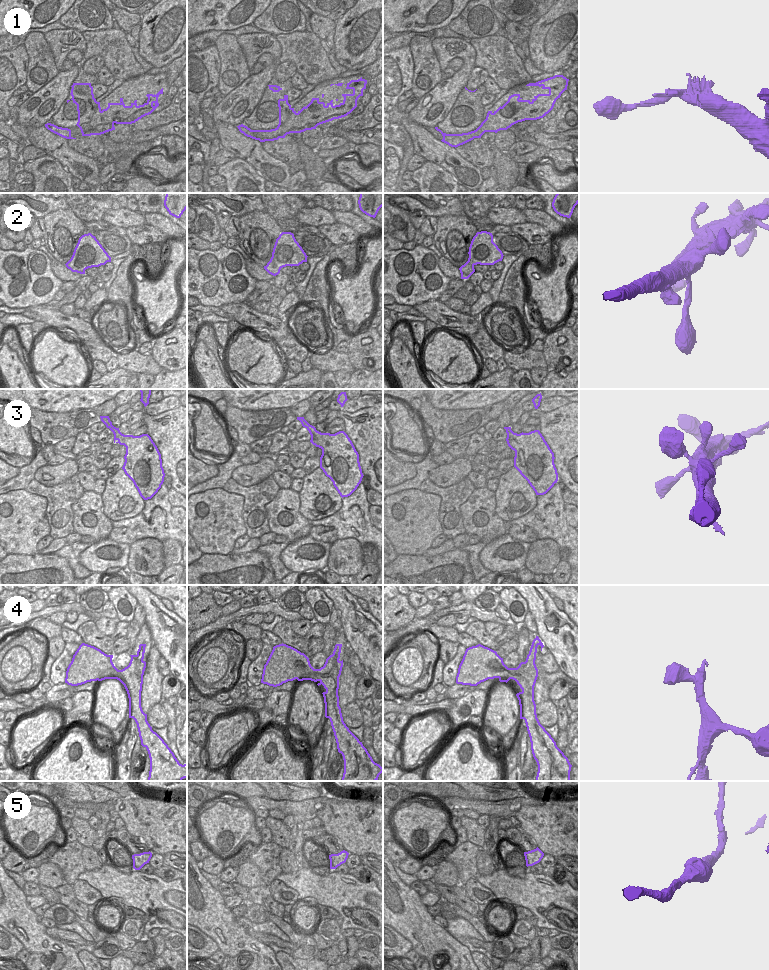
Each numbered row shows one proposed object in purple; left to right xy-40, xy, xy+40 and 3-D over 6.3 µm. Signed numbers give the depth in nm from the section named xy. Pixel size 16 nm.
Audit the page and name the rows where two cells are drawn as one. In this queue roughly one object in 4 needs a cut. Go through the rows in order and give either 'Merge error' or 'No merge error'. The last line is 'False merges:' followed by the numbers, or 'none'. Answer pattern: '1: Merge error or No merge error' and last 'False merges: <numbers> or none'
1: No merge error
2: No merge error
3: No merge error
4: No merge error
5: No merge error
False merges: none

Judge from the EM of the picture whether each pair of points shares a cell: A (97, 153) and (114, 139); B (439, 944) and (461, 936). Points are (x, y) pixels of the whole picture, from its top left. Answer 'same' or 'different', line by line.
A: different
B: different

